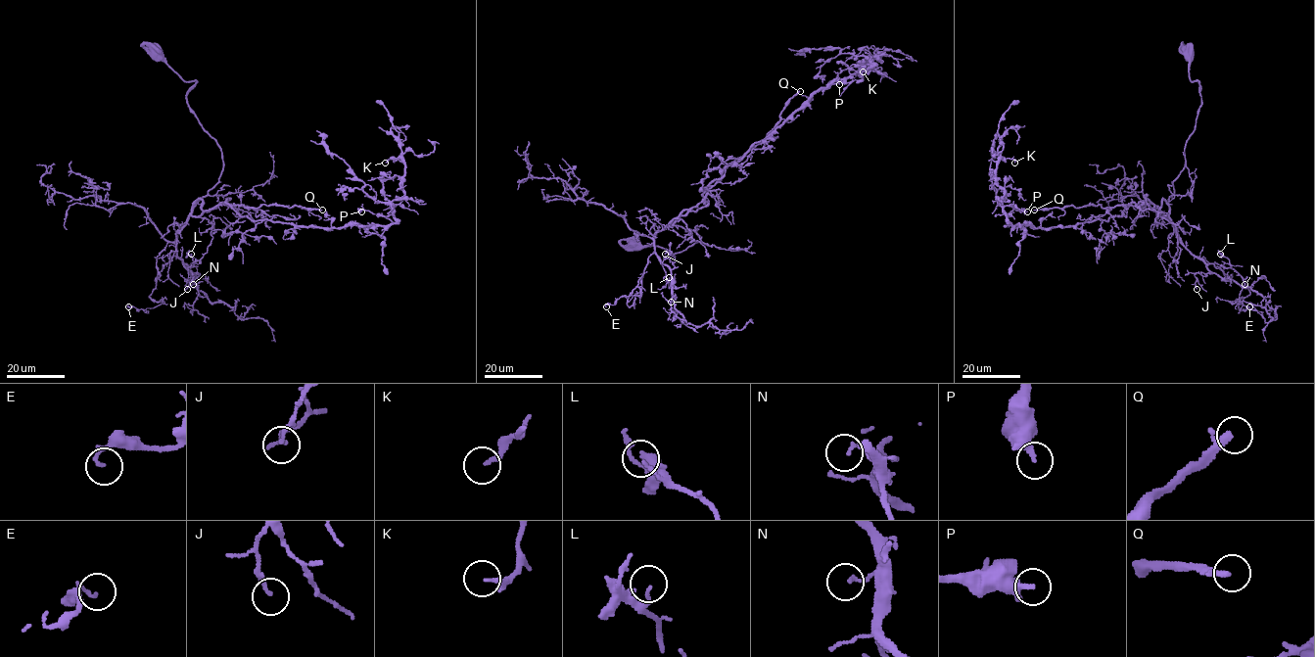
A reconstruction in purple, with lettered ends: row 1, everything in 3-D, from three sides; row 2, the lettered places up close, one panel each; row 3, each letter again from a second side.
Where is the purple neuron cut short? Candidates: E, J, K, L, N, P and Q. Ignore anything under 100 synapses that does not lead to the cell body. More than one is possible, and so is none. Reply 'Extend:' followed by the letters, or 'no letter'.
Extend: Q

